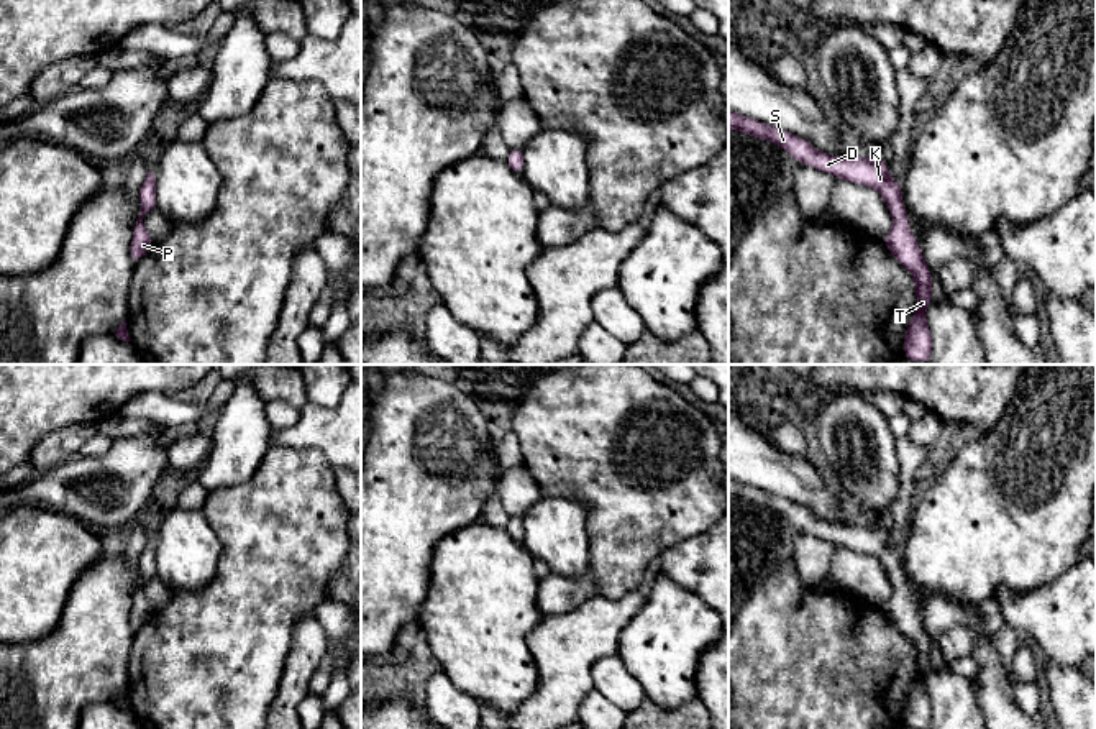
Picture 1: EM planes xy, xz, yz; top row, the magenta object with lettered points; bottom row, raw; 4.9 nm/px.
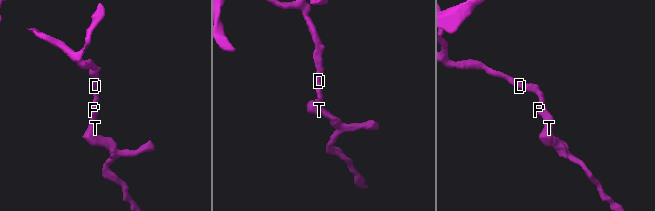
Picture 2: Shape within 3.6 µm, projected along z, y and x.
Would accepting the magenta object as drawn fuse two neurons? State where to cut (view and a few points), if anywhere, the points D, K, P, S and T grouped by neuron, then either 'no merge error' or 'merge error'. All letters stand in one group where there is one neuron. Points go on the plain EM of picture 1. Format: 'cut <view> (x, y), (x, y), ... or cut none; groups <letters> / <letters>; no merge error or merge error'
cut none; groups D K P S T; no merge error

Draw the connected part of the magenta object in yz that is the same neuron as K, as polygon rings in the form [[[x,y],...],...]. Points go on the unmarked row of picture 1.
[[[730,476],[728,497],[737,497],[758,507],[768,507],[786,517],[801,532],[829,540],[837,547],[873,555],[879,560],[893,583],[893,596],[884,606],[884,612],[911,640],[916,650],[916,681],[904,703],[904,726],[929,729],[932,722],[932,701],[925,688],[925,676],[932,672],[932,640],[909,598],[909,583],[902,571],[902,553],[889,545],[888,530],[866,524],[845,525],[822,520],[801,504],[738,483]]]

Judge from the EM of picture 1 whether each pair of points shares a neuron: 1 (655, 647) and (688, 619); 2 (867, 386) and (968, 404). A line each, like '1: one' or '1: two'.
1: one
2: one

